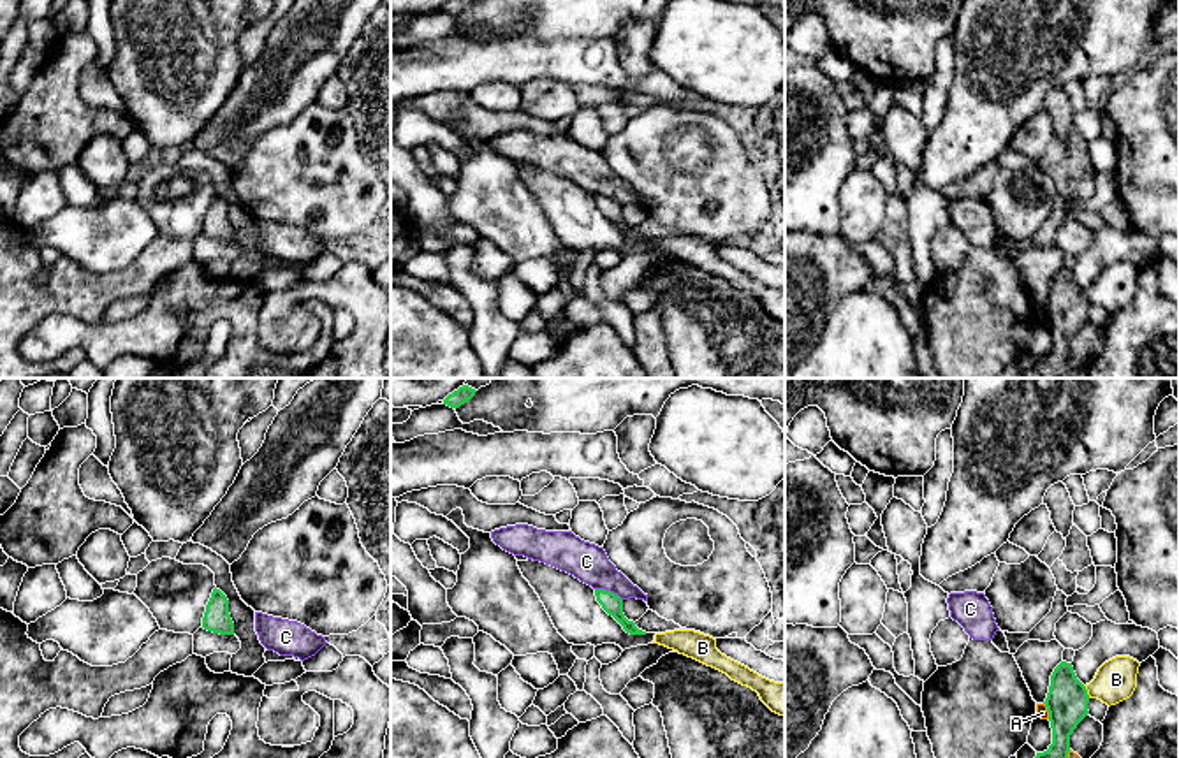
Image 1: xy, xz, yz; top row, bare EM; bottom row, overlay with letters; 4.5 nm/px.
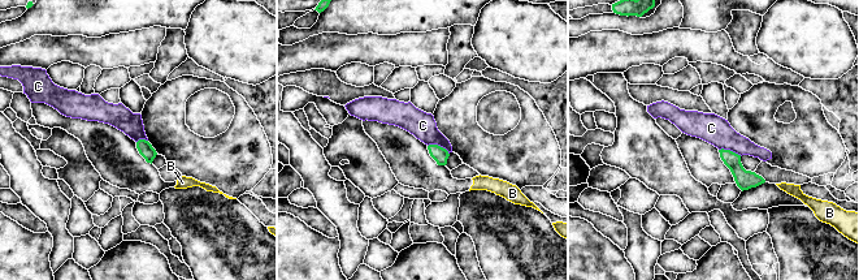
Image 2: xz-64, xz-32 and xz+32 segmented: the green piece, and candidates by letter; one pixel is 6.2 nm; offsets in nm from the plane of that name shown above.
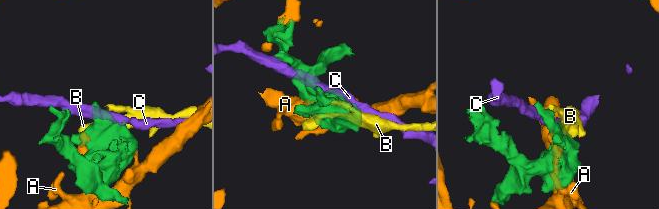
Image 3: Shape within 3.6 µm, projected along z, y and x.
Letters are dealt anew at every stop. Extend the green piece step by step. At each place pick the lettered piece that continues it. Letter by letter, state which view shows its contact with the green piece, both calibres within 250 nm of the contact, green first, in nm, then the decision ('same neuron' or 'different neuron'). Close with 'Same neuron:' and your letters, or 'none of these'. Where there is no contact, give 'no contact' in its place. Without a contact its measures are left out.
A: yz | 190/50 nm | different neuron
B: yz | 190/190 nm | different neuron
C: xz | 90/180 nm | different neuron
Same neuron: none of these

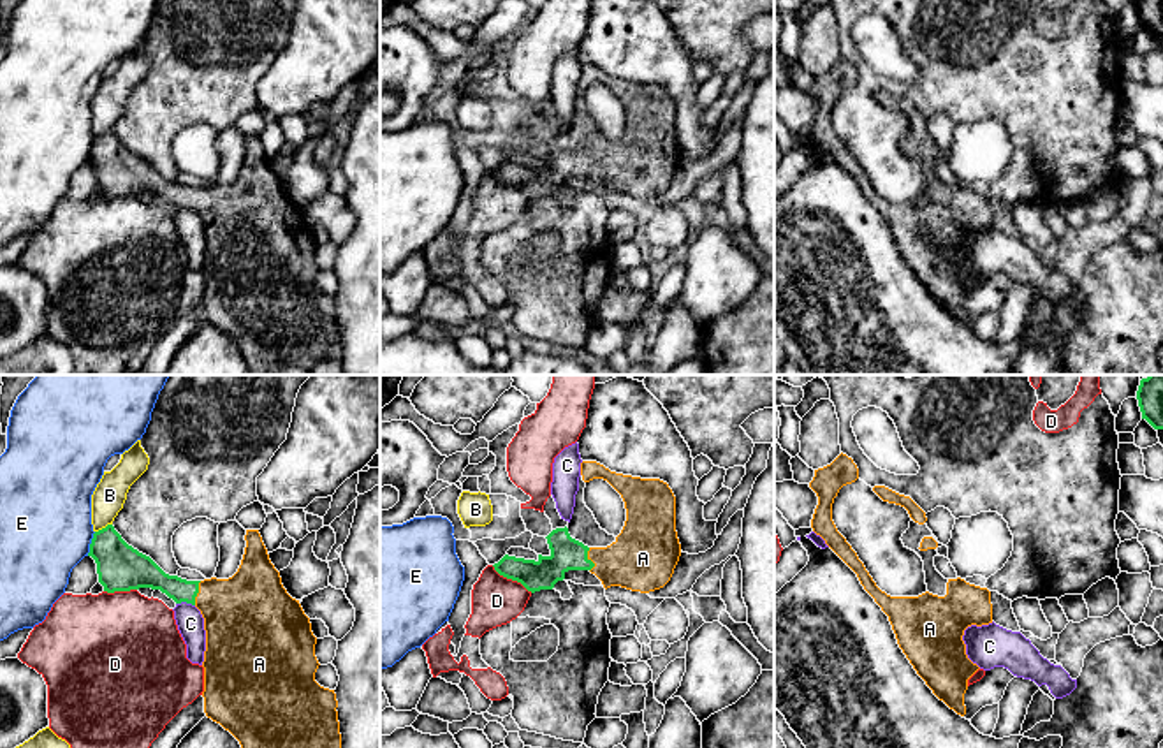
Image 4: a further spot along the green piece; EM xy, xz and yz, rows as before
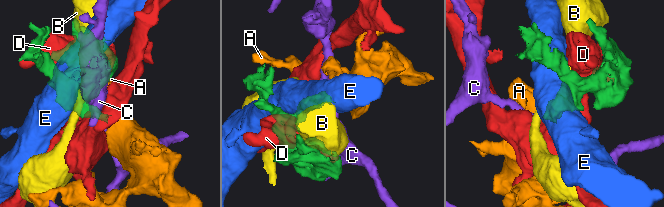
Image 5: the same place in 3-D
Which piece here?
A: xz | 150/300 nm | same neuron
B: xy | 220/150 nm | different neuron
C: xy | 160/130 nm | different neuron
D: xz | 140/220 nm | different neuron
E: xy | 220/420 nm | different neuron
Same neuron: A

